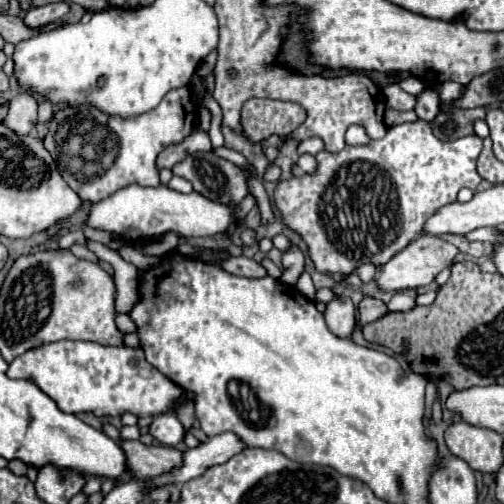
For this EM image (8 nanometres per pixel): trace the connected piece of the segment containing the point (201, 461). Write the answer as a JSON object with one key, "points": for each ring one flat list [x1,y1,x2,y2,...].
{"points":[[221,433,211,437,207,443,201,443,195,449,185,449,183,455,183,465,171,471,169,475,161,475,157,479,151,479,157,485,163,483,187,483,191,479,201,477,209,467,213,465,223,465,231,457,239,455,247,445,235,435,235,433]]}

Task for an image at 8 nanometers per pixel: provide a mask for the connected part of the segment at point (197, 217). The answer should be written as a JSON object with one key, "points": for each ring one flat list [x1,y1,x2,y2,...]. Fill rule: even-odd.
{"points":[[129,185,117,191,115,195,111,195,109,199,95,203,89,215,89,225,95,229,117,233,129,243,145,237,157,237,167,231,177,231,183,237,213,237,217,233,227,233,233,221,237,221,235,215,237,215,237,207,211,201,197,191,185,195,169,189,167,185,159,185,159,187]]}

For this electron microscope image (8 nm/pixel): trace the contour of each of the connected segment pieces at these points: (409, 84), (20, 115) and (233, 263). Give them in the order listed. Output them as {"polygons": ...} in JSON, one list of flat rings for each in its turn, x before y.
{"polygons":[[[407,77,407,79,399,81,399,87,401,87,403,91,411,93,411,95,419,95,419,93,425,89,425,85,423,85,417,77]],[[21,91,17,97,9,101,5,125,17,131,17,135,29,133,37,123,37,105,37,97,31,91]],[[231,257,225,261,217,261,217,265,221,265,225,271,233,273,233,275,241,275,241,277,251,277,251,279,261,279,267,275,265,267,261,263,257,263,255,259,249,257]]]}

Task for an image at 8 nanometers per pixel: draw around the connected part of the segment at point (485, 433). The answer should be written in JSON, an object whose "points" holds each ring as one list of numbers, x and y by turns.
{"points":[[457,421,445,431,445,443,449,451,455,457,467,461,473,471,497,473,503,465,503,435,491,429,481,429]]}

